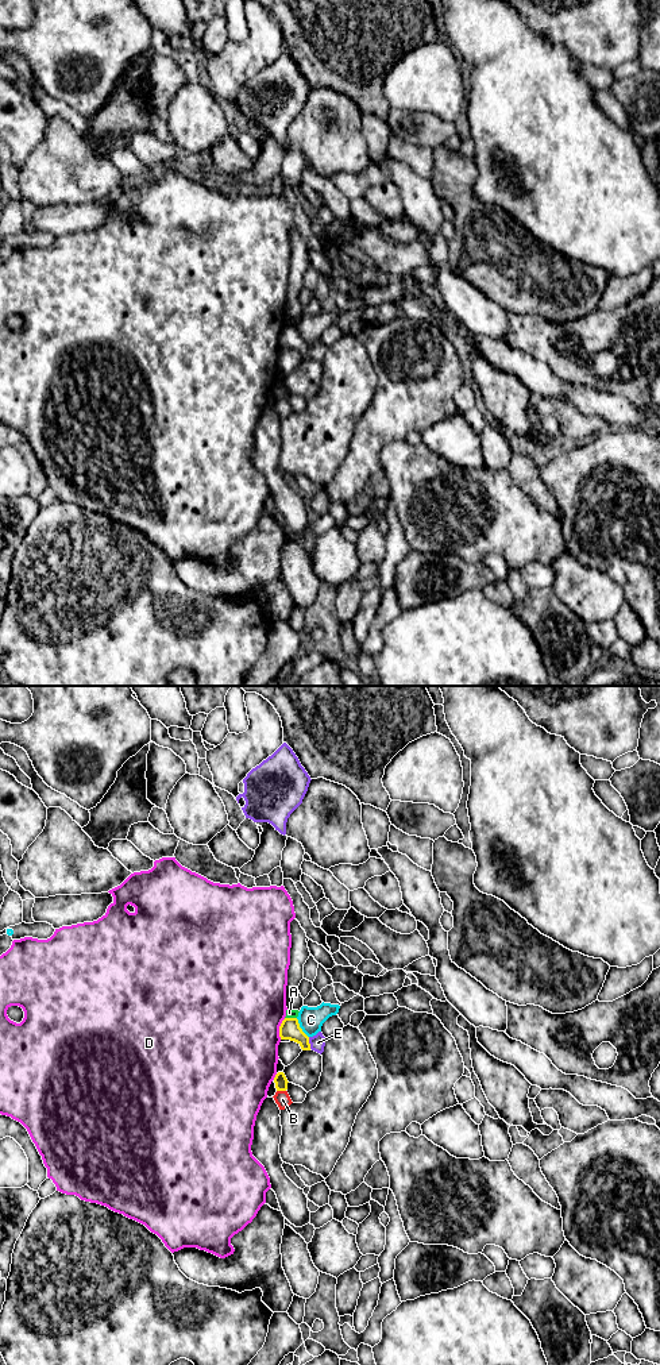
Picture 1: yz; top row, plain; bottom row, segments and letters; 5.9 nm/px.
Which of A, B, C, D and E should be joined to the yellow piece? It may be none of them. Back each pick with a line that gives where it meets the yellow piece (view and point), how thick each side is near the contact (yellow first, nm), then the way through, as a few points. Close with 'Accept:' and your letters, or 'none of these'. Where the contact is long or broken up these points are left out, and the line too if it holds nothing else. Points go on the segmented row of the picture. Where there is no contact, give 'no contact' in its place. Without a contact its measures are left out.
Accept: none of these

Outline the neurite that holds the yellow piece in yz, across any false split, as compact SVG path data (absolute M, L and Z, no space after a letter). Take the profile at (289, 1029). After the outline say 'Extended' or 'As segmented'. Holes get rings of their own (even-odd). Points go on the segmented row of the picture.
M285 1018L279 1026L281 1040L297 1042L302 1050L310 1050L309 1037L300 1027L297 1018Z. As segmented

